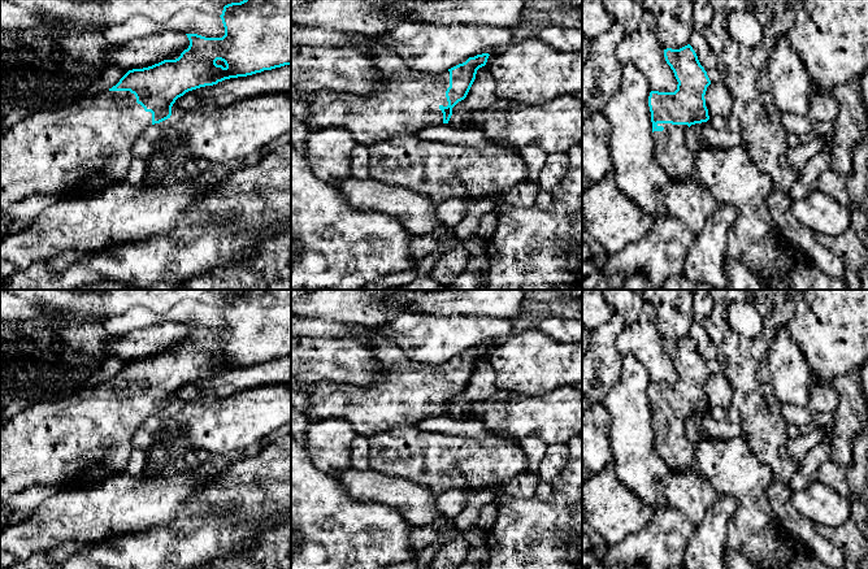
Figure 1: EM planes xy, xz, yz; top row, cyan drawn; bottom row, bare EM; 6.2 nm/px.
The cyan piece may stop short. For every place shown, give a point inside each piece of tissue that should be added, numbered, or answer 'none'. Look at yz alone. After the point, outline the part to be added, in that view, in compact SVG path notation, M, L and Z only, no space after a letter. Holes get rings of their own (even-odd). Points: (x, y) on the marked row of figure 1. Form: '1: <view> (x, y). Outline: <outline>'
1: yz (671, 151). Outline: M657 123L663 131L654 131L654 156L670 181L689 181L695 177L695 155L686 142L687 125Z

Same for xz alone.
1: xz (409, 100). Outline: M346 44L359 49L364 56L373 60L379 78L385 86L370 95L339 94L334 91L320 91L313 103L308 104L309 133L342 127L352 133L357 144L372 147L383 140L390 140L398 135L443 125L440 105L447 107L446 91L450 87L450 71L439 74L425 74L408 68L404 60L386 47L373 47L370 44Z

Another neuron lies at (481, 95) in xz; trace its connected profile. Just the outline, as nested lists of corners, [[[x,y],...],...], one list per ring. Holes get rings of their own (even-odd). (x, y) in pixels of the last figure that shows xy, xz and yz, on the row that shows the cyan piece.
[[[494,53],[489,56],[486,65],[477,70],[476,79],[466,97],[452,108],[452,116],[448,121],[450,126],[455,129],[463,129],[465,126],[463,120],[464,114],[485,110],[498,100],[495,94],[496,83],[489,70],[492,58]]]

